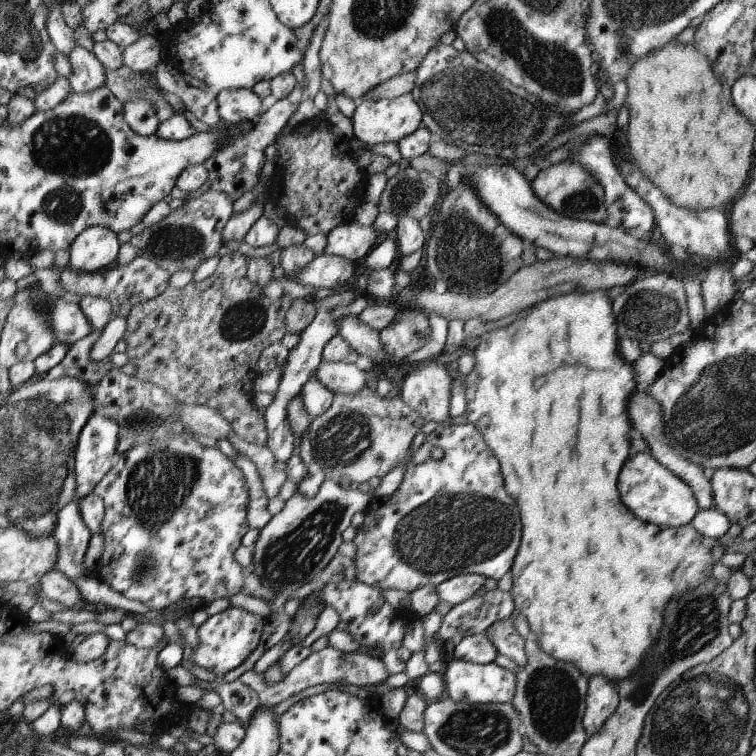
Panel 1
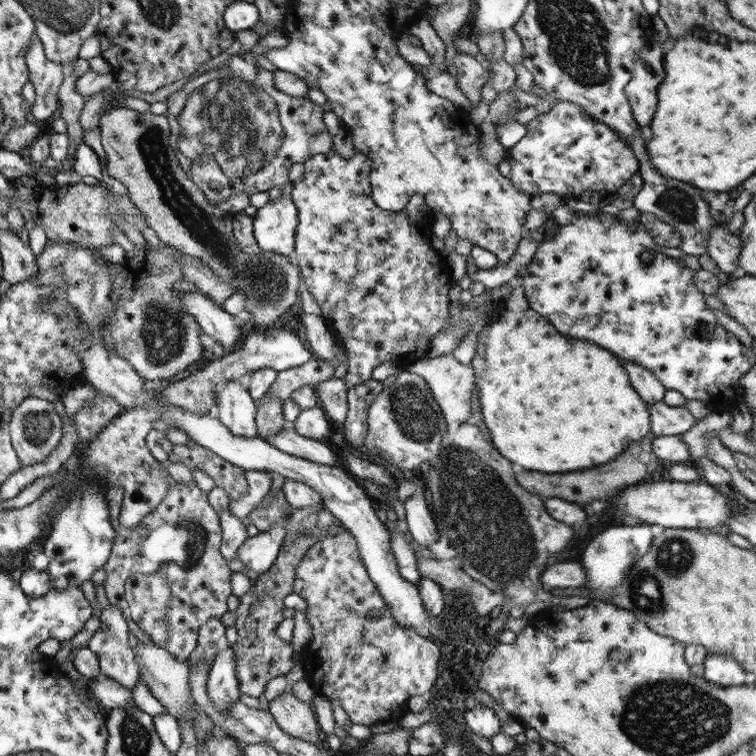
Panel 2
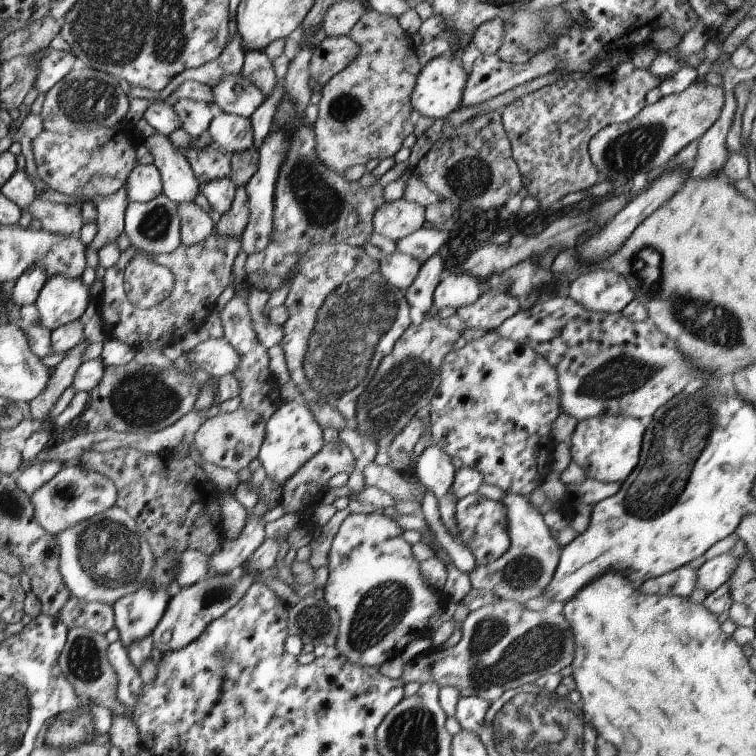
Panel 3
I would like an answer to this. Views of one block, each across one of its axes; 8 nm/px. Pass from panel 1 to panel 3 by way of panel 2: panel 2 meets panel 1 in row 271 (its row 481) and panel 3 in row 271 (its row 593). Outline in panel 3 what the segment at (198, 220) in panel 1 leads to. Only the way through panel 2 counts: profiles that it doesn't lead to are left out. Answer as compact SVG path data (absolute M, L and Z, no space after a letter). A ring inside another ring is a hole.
M213 229L213 232L205 238L205 240L202 240L199 242L199 244L194 244L193 246L185 246L183 243L181 243L173 252L170 252L169 254L156 254L156 255L147 255L140 251L139 249L136 249L132 245L129 245L125 250L119 253L119 258L117 259L117 262L113 264L113 266L105 267L105 272L102 277L102 288L101 288L101 302L105 304L105 308L107 308L107 336L113 336L117 335L118 339L123 341L124 343L128 343L130 347L132 347L134 350L140 350L145 348L150 349L157 349L157 348L163 348L164 346L167 346L167 344L175 343L180 341L184 334L191 330L198 329L202 326L204 323L204 320L208 317L208 314L211 313L213 310L215 310L215 300L221 292L223 292L223 289L227 284L232 284L232 264L235 260L235 257L237 256L237 253L240 251L240 238L235 238L235 236L219 236L217 232L215 232L215 229ZM143 254L144 256L147 256L148 258L151 258L153 261L155 261L157 264L166 266L173 276L173 286L171 287L171 292L169 292L169 296L167 298L163 298L161 302L158 302L157 304L154 304L153 306L150 306L148 309L138 309L135 308L127 299L126 295L123 293L122 290L122 274L124 273L126 263L128 263L133 257L140 256Z

